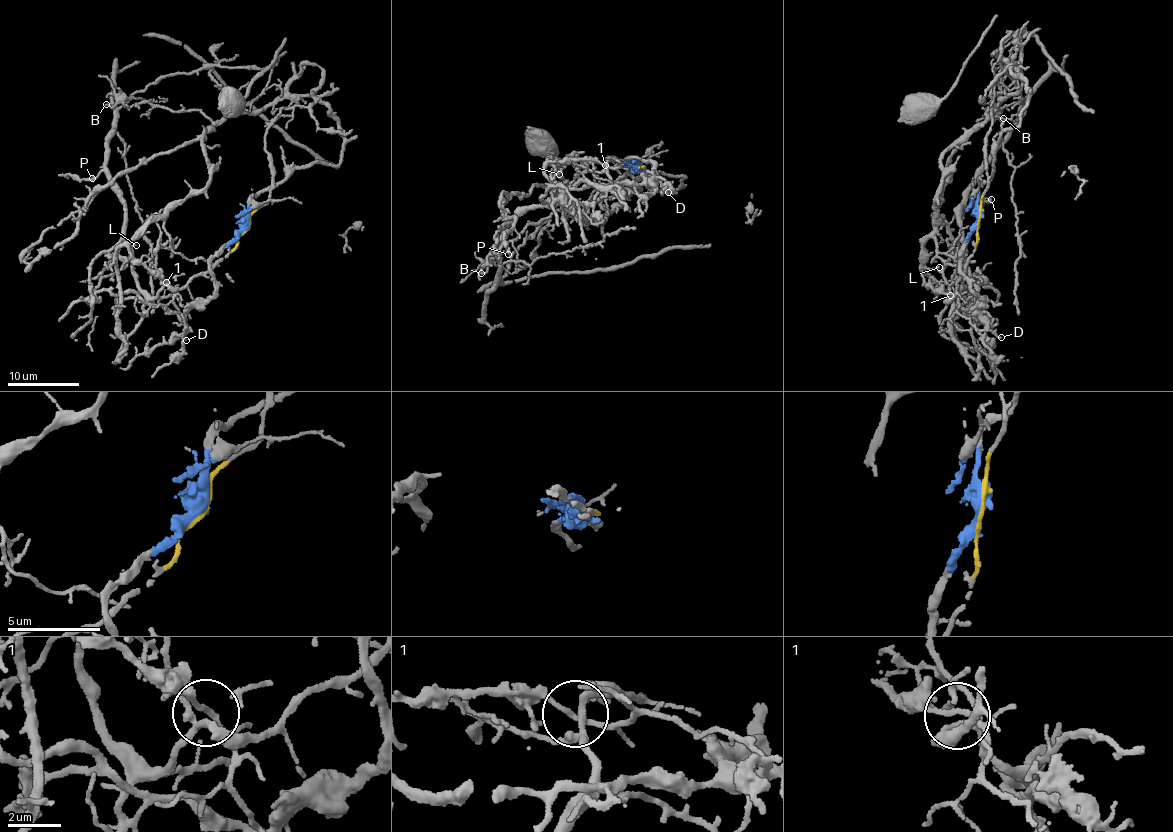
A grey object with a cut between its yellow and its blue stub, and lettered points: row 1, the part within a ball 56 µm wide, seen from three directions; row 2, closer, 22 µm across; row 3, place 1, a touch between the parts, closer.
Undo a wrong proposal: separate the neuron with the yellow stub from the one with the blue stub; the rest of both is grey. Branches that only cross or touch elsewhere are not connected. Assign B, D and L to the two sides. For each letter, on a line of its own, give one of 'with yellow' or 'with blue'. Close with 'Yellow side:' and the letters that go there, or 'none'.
B: with blue
D: with blue
L: with blue
Yellow side: none

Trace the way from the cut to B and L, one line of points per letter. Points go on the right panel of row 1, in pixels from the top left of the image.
B: (978, 220), (997, 143), (1028, 97), (1015, 63), (1020, 88), (984, 115), (1003, 118)
L: (978, 220), (960, 274), (980, 294), (984, 329), (924, 279), (924, 269), (939, 266)

